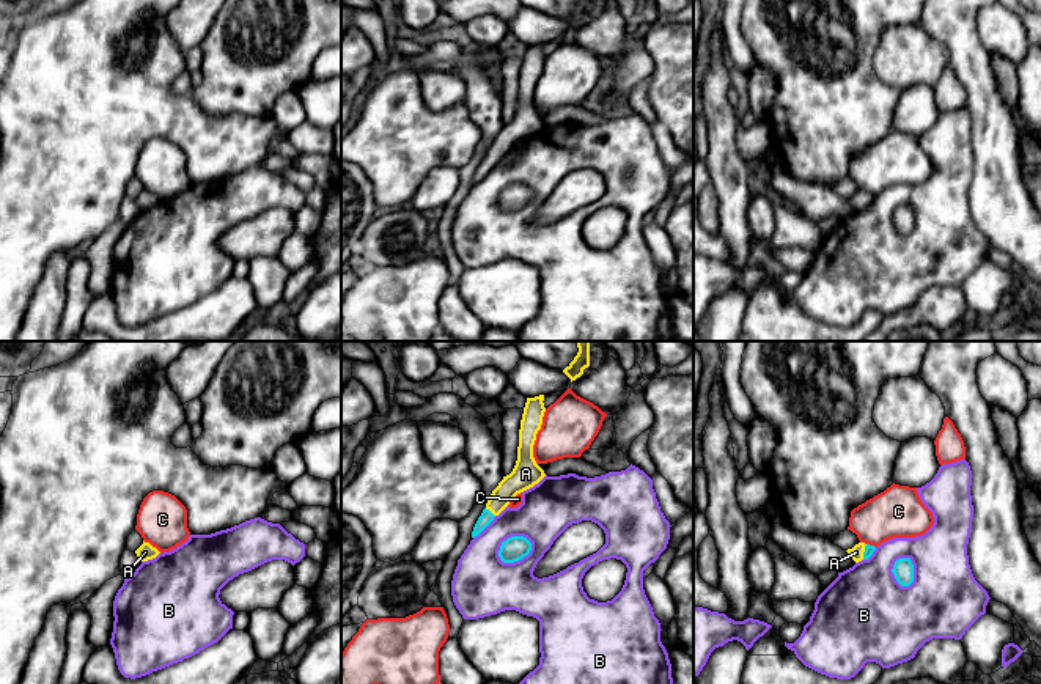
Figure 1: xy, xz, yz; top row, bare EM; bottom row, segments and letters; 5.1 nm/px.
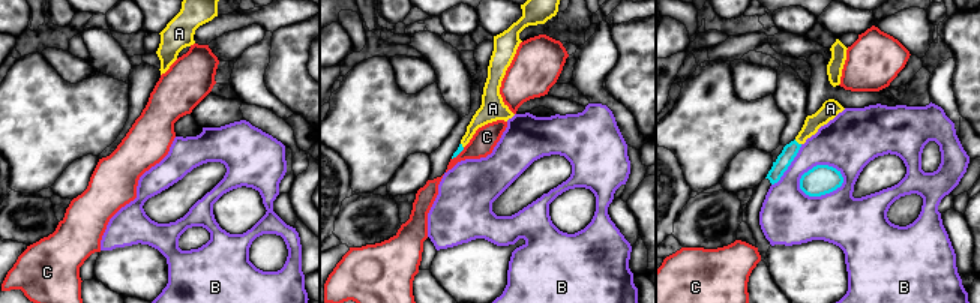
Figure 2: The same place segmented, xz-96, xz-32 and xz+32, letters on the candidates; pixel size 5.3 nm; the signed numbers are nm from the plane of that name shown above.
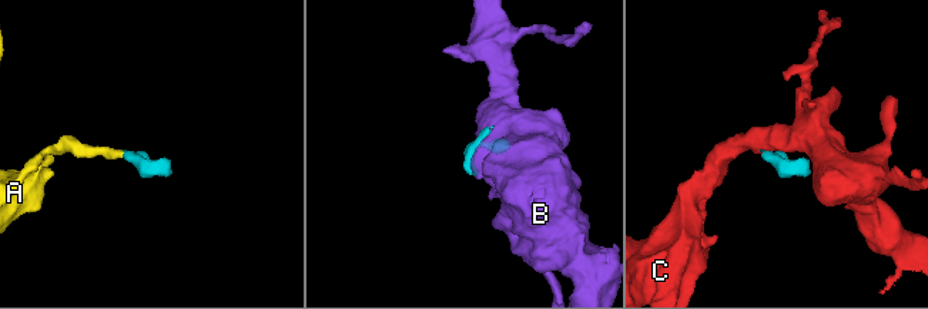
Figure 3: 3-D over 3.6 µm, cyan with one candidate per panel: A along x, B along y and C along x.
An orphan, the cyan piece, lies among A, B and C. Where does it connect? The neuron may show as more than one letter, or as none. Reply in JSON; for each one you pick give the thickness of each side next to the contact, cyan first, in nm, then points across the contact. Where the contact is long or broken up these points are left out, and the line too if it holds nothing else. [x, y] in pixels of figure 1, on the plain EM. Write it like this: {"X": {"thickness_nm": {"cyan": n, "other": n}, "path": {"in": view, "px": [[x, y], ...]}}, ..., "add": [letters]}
{"A": {"thickness_nm": {"cyan": 70, "other": 130}, "path": {"in": "xz", "px": [[486, 165], [489, 159], [522, 125]]}}, "add": ["A"]}

